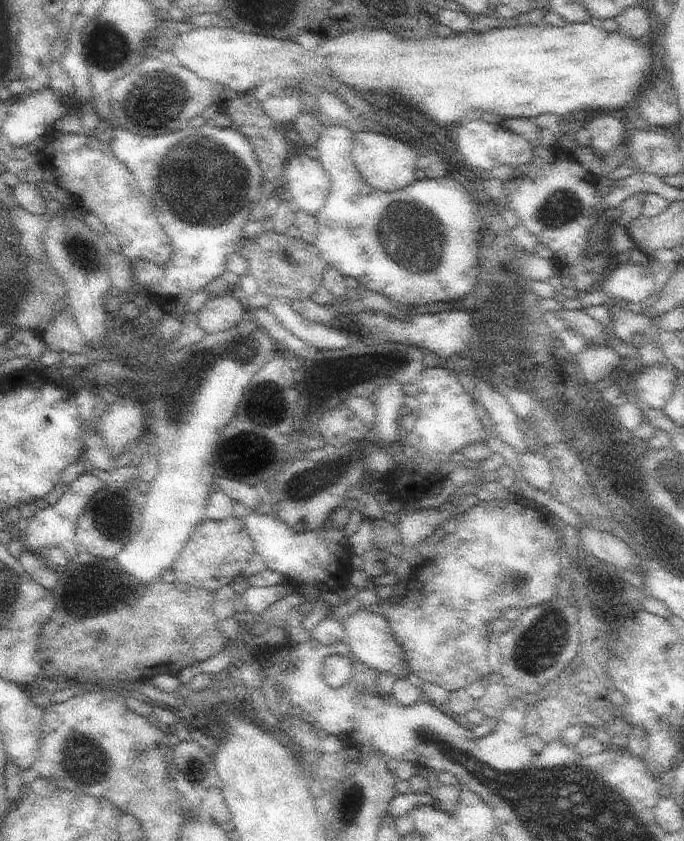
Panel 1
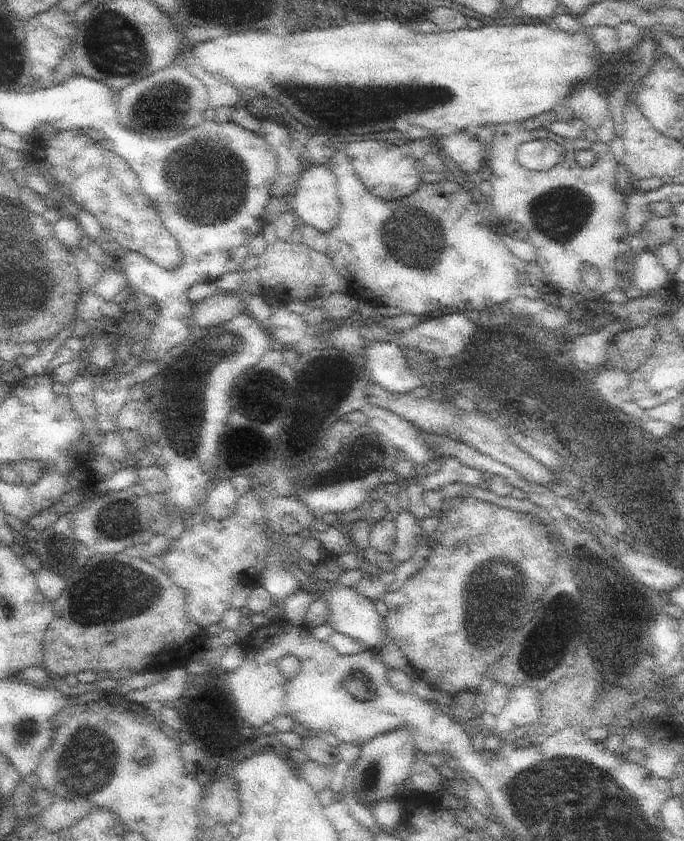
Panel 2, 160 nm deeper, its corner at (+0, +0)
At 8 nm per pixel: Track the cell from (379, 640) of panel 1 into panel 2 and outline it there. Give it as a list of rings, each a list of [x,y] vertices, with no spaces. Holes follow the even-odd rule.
[[[336,581],[327,591],[324,591],[329,608],[329,624],[334,630],[367,644],[370,649],[381,652],[381,644],[388,634],[386,618],[382,617],[374,607],[374,602],[369,597],[361,594],[356,588],[345,586]]]

